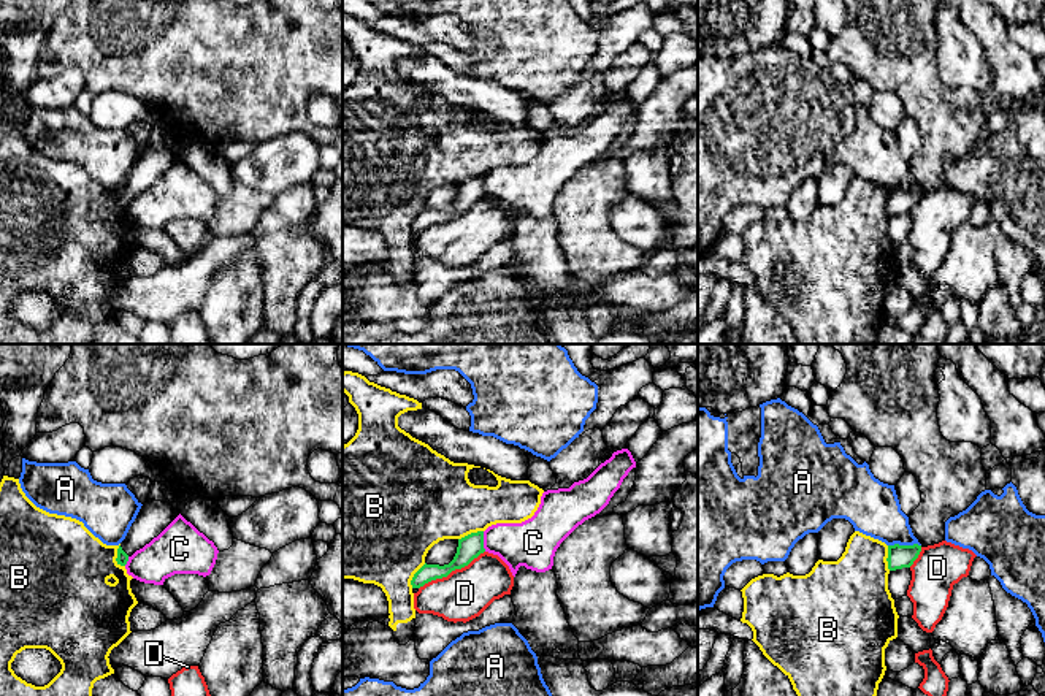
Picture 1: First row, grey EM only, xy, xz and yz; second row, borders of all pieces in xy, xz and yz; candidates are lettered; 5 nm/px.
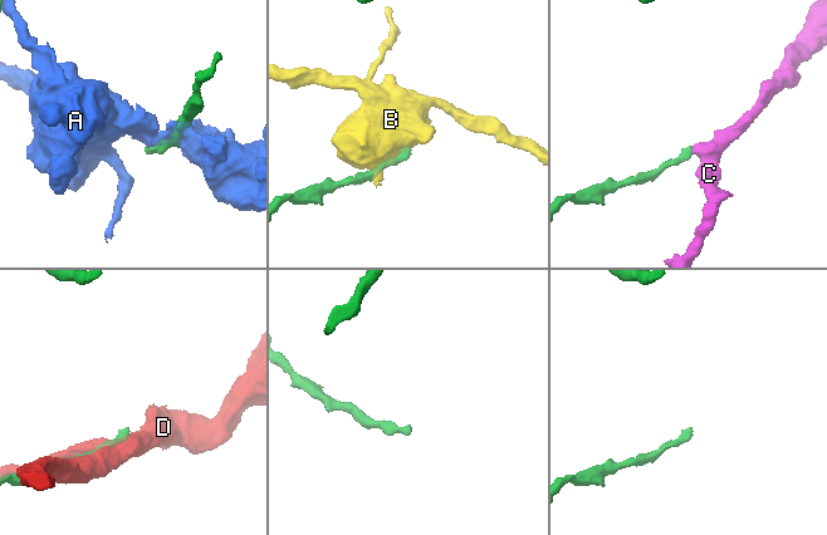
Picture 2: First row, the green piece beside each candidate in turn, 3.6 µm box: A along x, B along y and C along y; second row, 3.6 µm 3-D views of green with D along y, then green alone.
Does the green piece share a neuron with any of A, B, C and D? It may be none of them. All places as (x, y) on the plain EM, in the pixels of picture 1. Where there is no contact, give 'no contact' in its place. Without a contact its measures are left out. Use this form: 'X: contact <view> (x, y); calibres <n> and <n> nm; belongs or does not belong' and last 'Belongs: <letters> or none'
A: contact yz (904, 191); calibres 120 and 280 nm; does not belong
B: contact xy (118, 202); calibres 60 and 400 nm; does not belong
C: contact xz (482, 186); calibres 120 and 240 nm; does not belong
D: contact xz (451, 216); calibres 120 and 260 nm; does not belong
Belongs: none

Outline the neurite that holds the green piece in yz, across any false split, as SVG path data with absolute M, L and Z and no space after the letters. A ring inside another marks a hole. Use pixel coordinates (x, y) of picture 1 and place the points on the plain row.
M888 190L888 214L896 216L902 212L910 212L913 206L918 203L921 197L921 190Z

